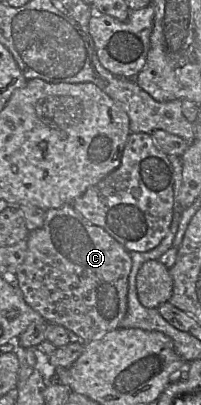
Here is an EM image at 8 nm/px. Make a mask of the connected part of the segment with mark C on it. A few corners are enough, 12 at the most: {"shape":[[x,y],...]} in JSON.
{"shape":[[72,204],[16,271],[25,302],[84,343],[119,327],[131,258]]}

